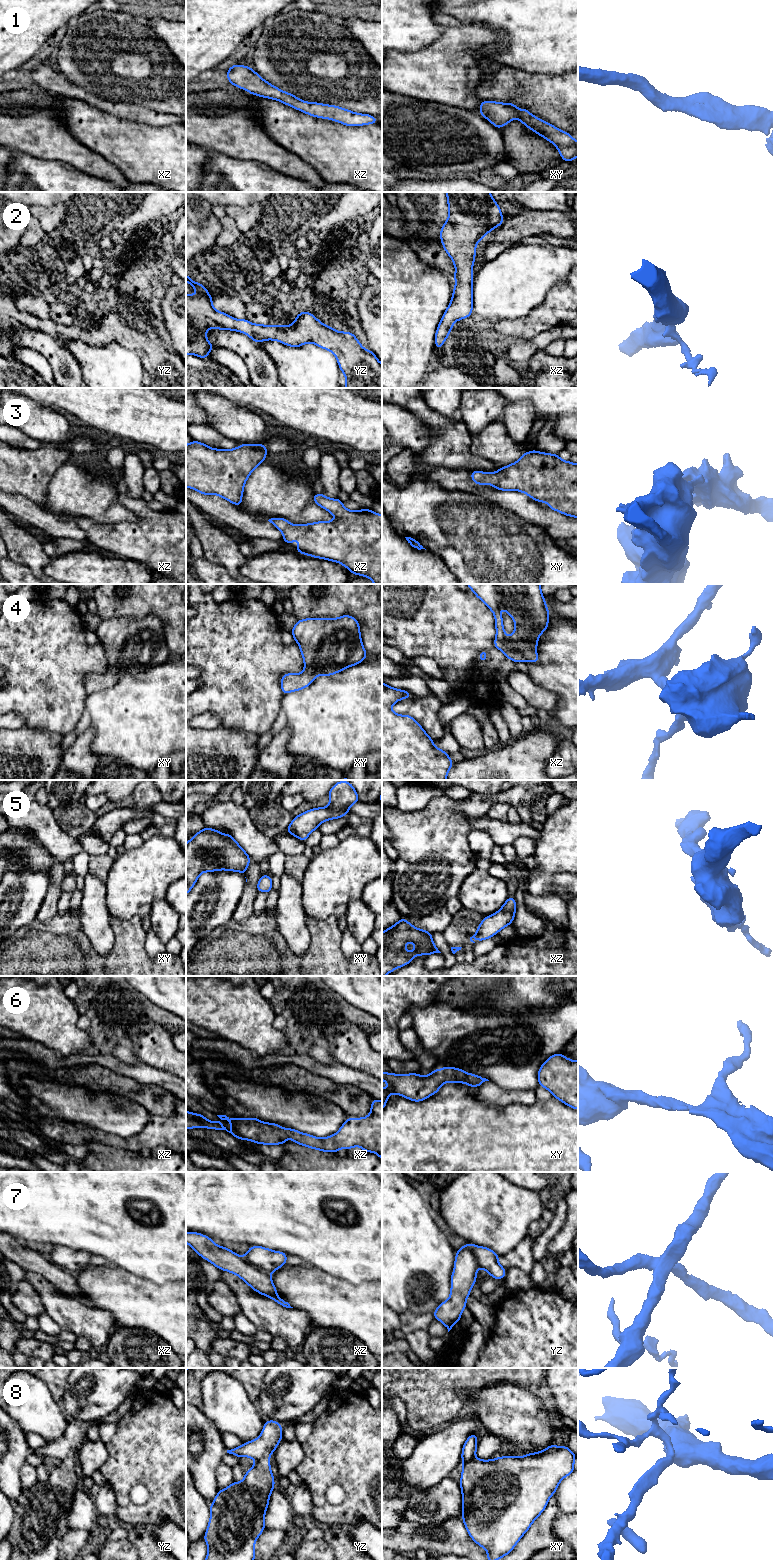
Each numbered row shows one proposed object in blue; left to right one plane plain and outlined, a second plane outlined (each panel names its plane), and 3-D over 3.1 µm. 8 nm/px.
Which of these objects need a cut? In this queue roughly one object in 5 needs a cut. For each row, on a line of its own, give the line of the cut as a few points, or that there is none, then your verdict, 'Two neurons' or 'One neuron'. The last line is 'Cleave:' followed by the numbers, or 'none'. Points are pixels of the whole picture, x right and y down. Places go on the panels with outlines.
1: No split. One neuron
2: No split. One neuron
3: No split. One neuron
4: No split. One neuron
5: No split. One neuron
6: No split. One neuron
7: Split along xz (243, 1257), (249, 1263), (269, 1274). Two neurons
8: No split. One neuron
Cleave: 7

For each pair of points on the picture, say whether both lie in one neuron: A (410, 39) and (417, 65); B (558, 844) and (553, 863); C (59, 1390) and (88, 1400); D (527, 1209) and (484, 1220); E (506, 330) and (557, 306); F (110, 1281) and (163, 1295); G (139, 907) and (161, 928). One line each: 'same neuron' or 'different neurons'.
A: different neurons
B: same neuron
C: different neurons
D: same neuron
E: same neuron
F: same neuron
G: different neurons

